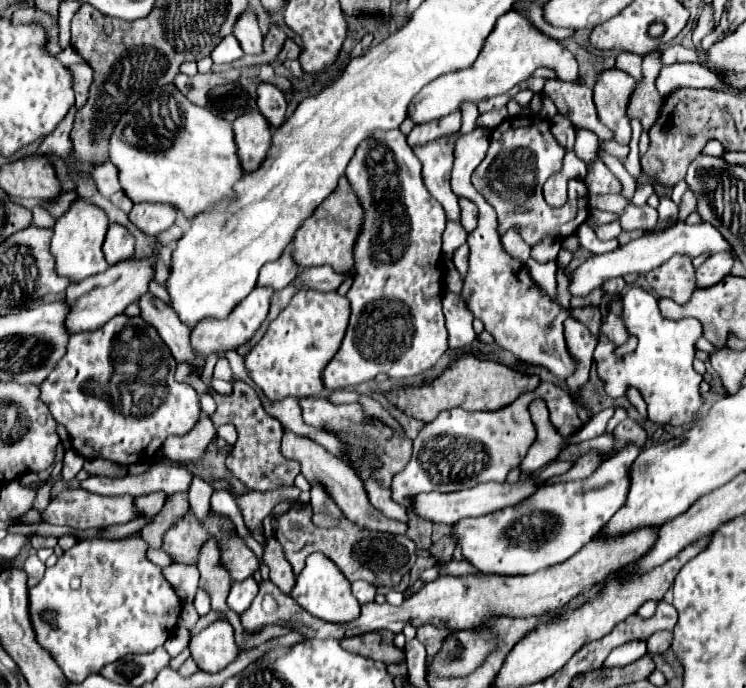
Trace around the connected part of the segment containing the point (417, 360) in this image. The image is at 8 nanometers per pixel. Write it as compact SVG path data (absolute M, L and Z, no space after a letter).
M401 130L373 132L365 144L357 146L347 166L347 178L365 210L365 224L357 238L353 256L357 278L347 298L351 302L351 320L341 348L323 370L323 386L339 390L373 380L379 372L391 378L409 378L427 372L447 352L447 330L441 312L443 266L441 266L441 234L445 230L445 212L437 200L429 196L421 178L421 162L407 144Z

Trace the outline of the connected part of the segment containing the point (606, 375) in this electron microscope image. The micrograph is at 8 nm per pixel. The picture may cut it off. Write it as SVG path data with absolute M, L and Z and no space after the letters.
M631 286L625 294L621 294L621 302L623 324L629 336L635 336L639 344L631 354L617 356L617 344L613 344L605 336L599 336L593 360L597 364L597 376L605 384L605 392L611 398L621 398L625 396L627 388L637 388L643 400L647 402L651 422L661 426L683 426L691 422L691 404L701 404L699 384L703 376L693 370L695 342L701 338L701 324L695 318L663 318L657 306L657 298L651 292L645 292L637 286Z

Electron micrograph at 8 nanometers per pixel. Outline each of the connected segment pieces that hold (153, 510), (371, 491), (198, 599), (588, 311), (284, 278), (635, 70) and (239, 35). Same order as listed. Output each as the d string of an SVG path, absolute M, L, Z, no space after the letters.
M147 494L147 496L141 496L141 498L135 498L137 502L137 510L139 510L139 516L145 516L145 518L153 518L165 504L165 494Z
M367 480L365 482L365 490L369 494L369 500L375 504L375 508L379 508L387 518L395 518L399 522L409 522L407 510L399 504L395 504L389 496L389 488L381 488L375 480Z
M199 588L197 596L195 596L193 606L195 606L195 610L197 610L197 614L199 614L199 616L209 614L209 610L211 610L211 600L209 600L209 594L207 594L207 592L203 592L203 590Z
M587 306L587 308L575 308L571 310L571 316L577 318L579 322L583 322L589 332L593 336L599 336L599 326L601 326L601 314L599 314L599 308L593 308L593 306Z
M289 244L289 248L285 248L285 252L277 260L273 260L261 268L257 284L273 286L275 290L281 290L295 280L299 270L301 268L297 268L297 264L293 264L293 244Z
M623 52L617 56L617 68L631 74L637 82L641 80L641 56L631 54L631 52Z
M245 10L239 18L237 24L233 26L233 36L241 44L245 54L261 54L263 52L263 34L257 26L257 14L253 10Z

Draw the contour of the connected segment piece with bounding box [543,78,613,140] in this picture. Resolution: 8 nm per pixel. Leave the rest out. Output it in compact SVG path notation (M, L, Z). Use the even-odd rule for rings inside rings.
M554 78L546 81L543 92L553 100L558 112L573 122L573 126L587 128L601 140L613 140L613 134L597 118L591 88Z

